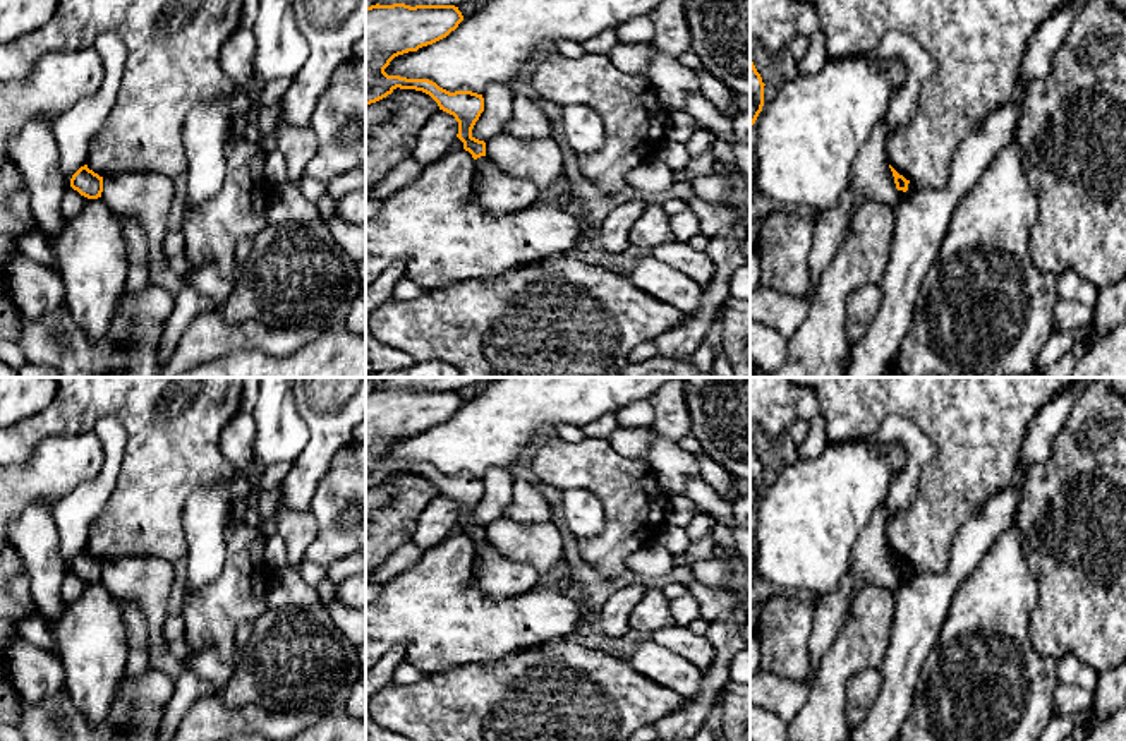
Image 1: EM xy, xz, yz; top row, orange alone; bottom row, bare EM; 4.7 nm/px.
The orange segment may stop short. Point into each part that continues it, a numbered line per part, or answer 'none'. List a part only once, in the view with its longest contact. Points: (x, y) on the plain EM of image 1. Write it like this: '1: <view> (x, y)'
none

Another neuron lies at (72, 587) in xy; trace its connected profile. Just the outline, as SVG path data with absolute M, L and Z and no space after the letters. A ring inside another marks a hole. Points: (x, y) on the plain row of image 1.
M69 571L67 576L62 581L62 597L67 602L72 602L72 600L76 600L82 595L86 587L88 587L88 581L81 580L77 575Z

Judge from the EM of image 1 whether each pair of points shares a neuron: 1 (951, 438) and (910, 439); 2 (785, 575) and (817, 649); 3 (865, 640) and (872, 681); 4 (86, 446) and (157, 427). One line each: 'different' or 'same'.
1: different
2: different
3: different
4: different

